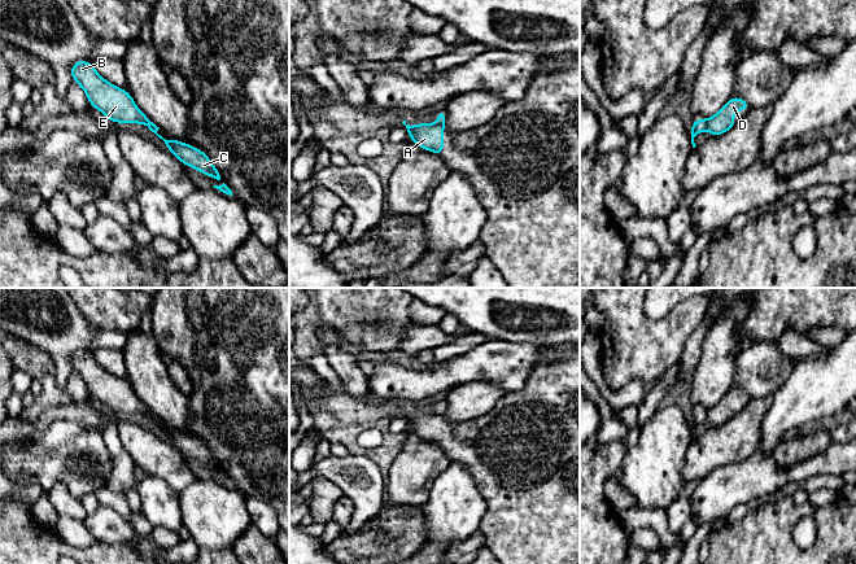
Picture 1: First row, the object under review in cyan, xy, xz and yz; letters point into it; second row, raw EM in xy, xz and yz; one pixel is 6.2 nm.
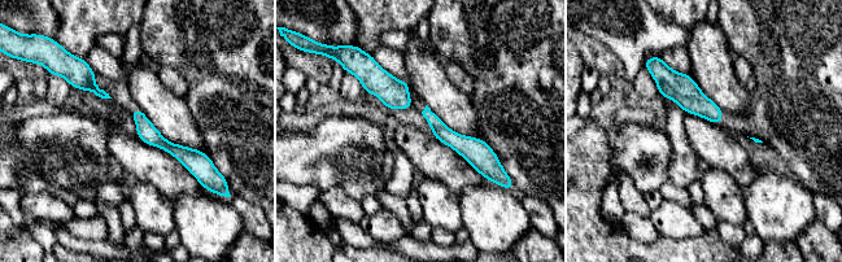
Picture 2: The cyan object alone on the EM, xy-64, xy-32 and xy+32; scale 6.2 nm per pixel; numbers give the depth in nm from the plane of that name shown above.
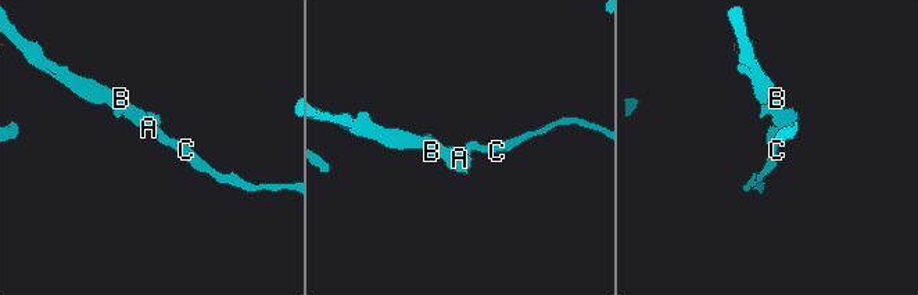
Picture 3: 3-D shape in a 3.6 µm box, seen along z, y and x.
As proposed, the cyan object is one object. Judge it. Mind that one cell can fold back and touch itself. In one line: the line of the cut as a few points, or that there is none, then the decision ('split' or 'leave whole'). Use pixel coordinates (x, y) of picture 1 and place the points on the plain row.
cut yz (707, 410), (704, 418); split

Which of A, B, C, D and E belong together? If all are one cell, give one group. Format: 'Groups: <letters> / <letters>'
Groups: A B D E / C

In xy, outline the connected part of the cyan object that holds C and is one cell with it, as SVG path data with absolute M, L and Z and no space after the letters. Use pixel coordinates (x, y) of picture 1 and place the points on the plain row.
M160 417L153 421L166 434L166 440L172 443L183 455L187 455L209 468L220 471L220 465L210 449L198 438L178 430L166 430L157 424Z

